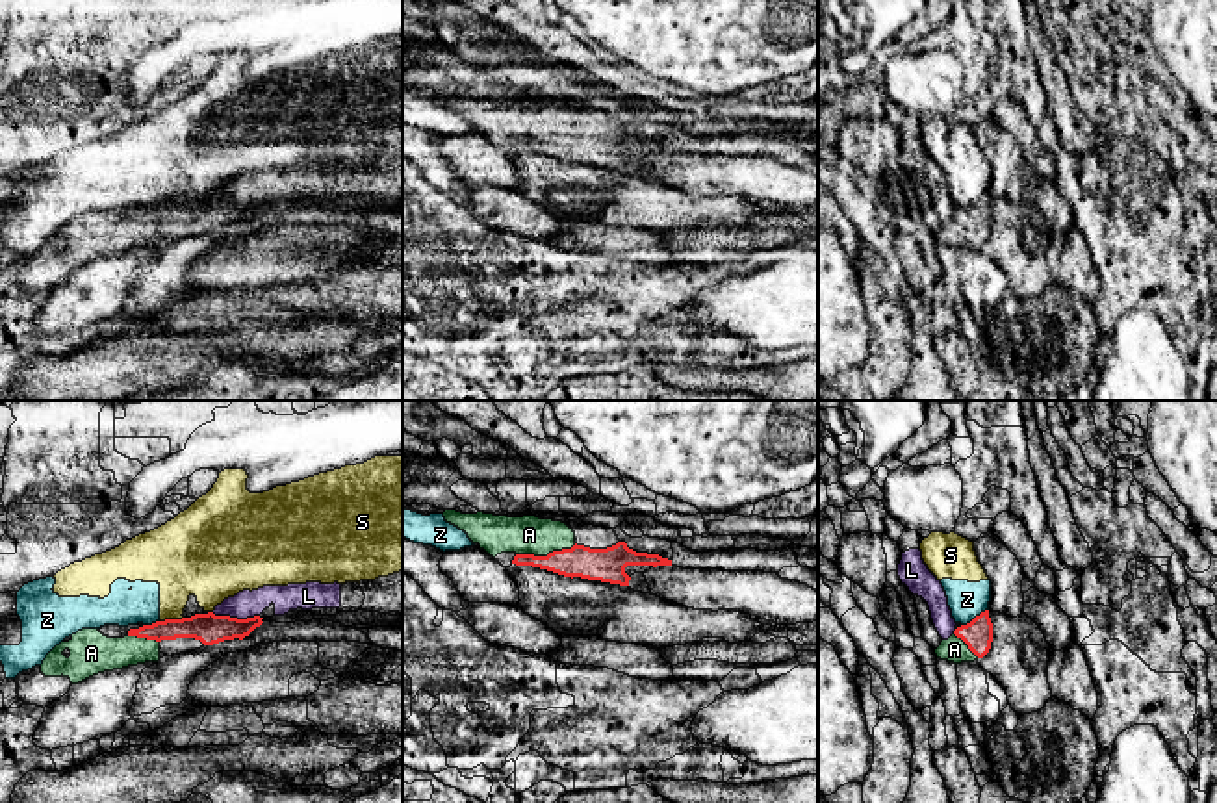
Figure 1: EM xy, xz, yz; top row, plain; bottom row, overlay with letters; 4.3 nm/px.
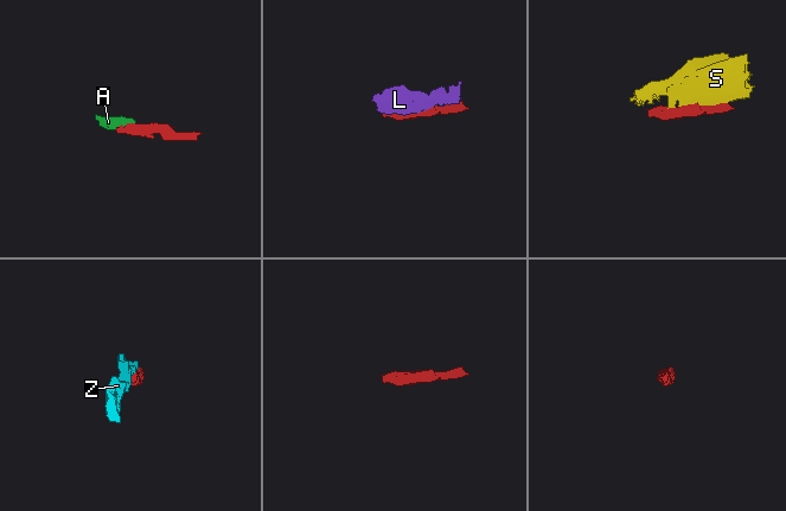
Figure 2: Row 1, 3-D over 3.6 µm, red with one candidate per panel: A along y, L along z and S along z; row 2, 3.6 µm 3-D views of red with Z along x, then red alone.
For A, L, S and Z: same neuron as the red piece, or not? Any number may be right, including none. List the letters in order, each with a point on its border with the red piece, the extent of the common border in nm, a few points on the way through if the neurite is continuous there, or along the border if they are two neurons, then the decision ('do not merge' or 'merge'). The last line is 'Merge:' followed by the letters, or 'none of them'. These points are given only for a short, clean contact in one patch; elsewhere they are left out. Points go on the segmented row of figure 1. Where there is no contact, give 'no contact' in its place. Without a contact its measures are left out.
A: contact xz (548, 555); length 260 nm; way xz (596, 564), (548, 555), (529, 535); merge
L: contact xy (236, 618); length 200 nm; do not merge
S: contact xy (171, 620); length 110 nm; do not merge
Z: contact yz (976, 616); length 140 nm; border yz (987, 609), (961, 625); do not merge
Merge: A

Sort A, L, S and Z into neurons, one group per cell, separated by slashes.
A / L / S Z

